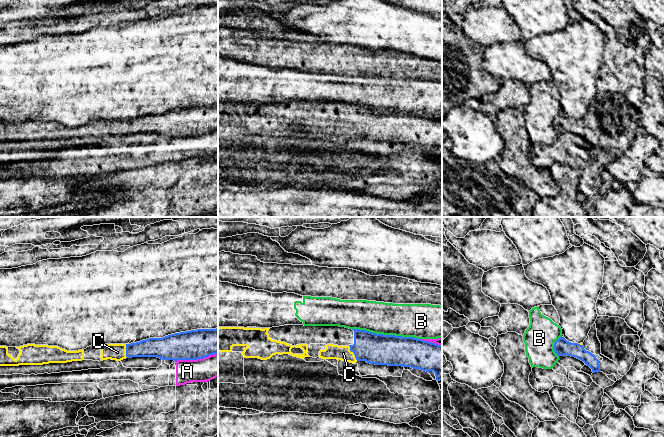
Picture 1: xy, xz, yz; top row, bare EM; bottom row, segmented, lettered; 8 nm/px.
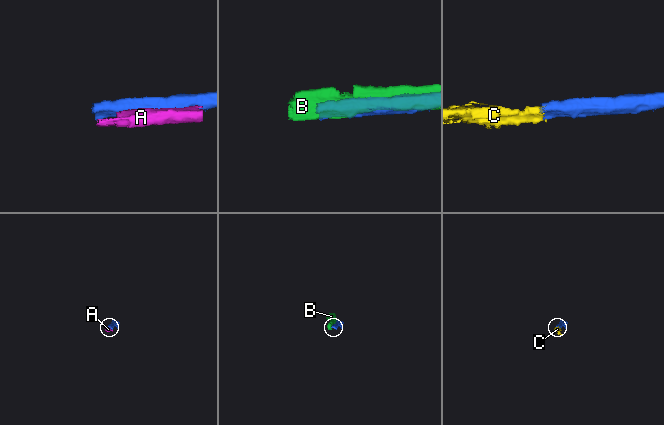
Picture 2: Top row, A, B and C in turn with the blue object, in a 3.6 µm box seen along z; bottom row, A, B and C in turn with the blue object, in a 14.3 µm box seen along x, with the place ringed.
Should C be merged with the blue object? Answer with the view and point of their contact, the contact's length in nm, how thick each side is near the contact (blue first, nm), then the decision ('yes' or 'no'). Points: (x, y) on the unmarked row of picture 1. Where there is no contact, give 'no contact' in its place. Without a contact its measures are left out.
xz (353, 128) | 140 nm | 240/120 nm | yes

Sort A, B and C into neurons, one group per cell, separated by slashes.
A / B / C

